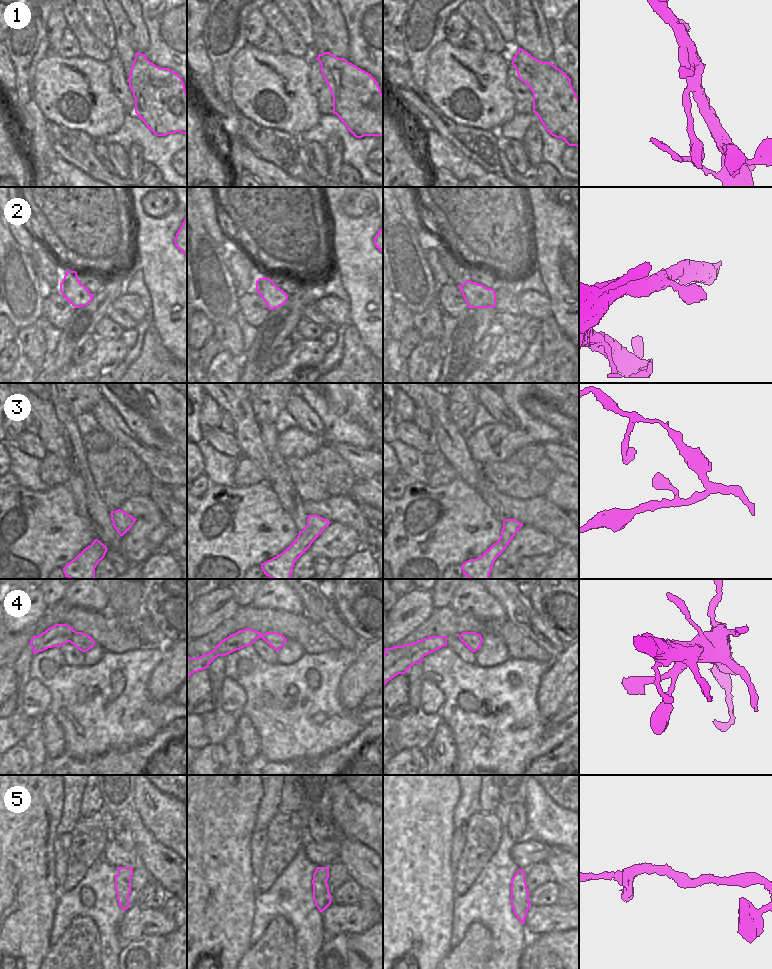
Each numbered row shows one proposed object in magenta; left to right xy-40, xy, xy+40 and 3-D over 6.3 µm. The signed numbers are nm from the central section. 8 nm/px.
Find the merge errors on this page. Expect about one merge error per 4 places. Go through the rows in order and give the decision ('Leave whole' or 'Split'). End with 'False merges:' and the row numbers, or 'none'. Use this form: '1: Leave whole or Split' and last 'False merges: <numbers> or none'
1: Leave whole
2: Leave whole
3: Leave whole
4: Leave whole
5: Leave whole
False merges: none

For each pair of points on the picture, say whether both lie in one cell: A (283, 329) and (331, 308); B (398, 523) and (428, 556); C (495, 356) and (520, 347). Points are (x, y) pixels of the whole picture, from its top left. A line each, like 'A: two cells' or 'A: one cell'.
A: two cells
B: one cell
C: one cell

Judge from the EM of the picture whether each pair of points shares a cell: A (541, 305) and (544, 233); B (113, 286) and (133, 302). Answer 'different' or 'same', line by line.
A: different
B: different

